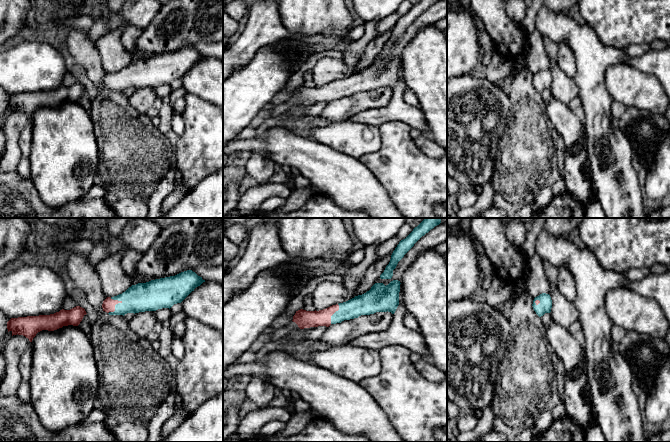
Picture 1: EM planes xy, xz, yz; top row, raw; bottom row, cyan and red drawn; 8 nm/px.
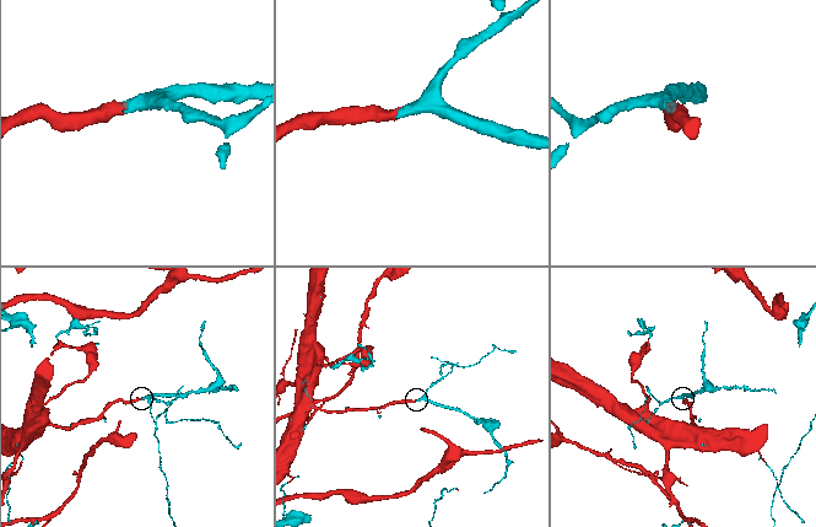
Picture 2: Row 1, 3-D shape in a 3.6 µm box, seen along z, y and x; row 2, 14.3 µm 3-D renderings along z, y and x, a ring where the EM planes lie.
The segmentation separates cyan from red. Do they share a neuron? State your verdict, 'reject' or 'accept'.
accept

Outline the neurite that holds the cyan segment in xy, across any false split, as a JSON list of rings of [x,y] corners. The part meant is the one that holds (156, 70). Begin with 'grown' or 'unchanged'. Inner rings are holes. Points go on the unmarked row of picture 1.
grown; [[[192,46],[175,52],[151,56],[132,61],[125,68],[107,73],[102,80],[103,87],[109,91],[125,91],[171,84],[181,79],[205,56]]]

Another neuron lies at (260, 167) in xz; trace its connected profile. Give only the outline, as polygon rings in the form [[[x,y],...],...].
[[[250,154],[246,164],[246,174],[254,178],[258,184],[268,183],[277,165],[262,154]]]

